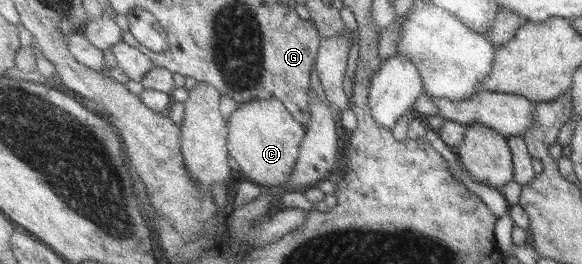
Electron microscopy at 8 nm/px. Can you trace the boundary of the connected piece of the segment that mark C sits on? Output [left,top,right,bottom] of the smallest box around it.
[228,99,305,187]

